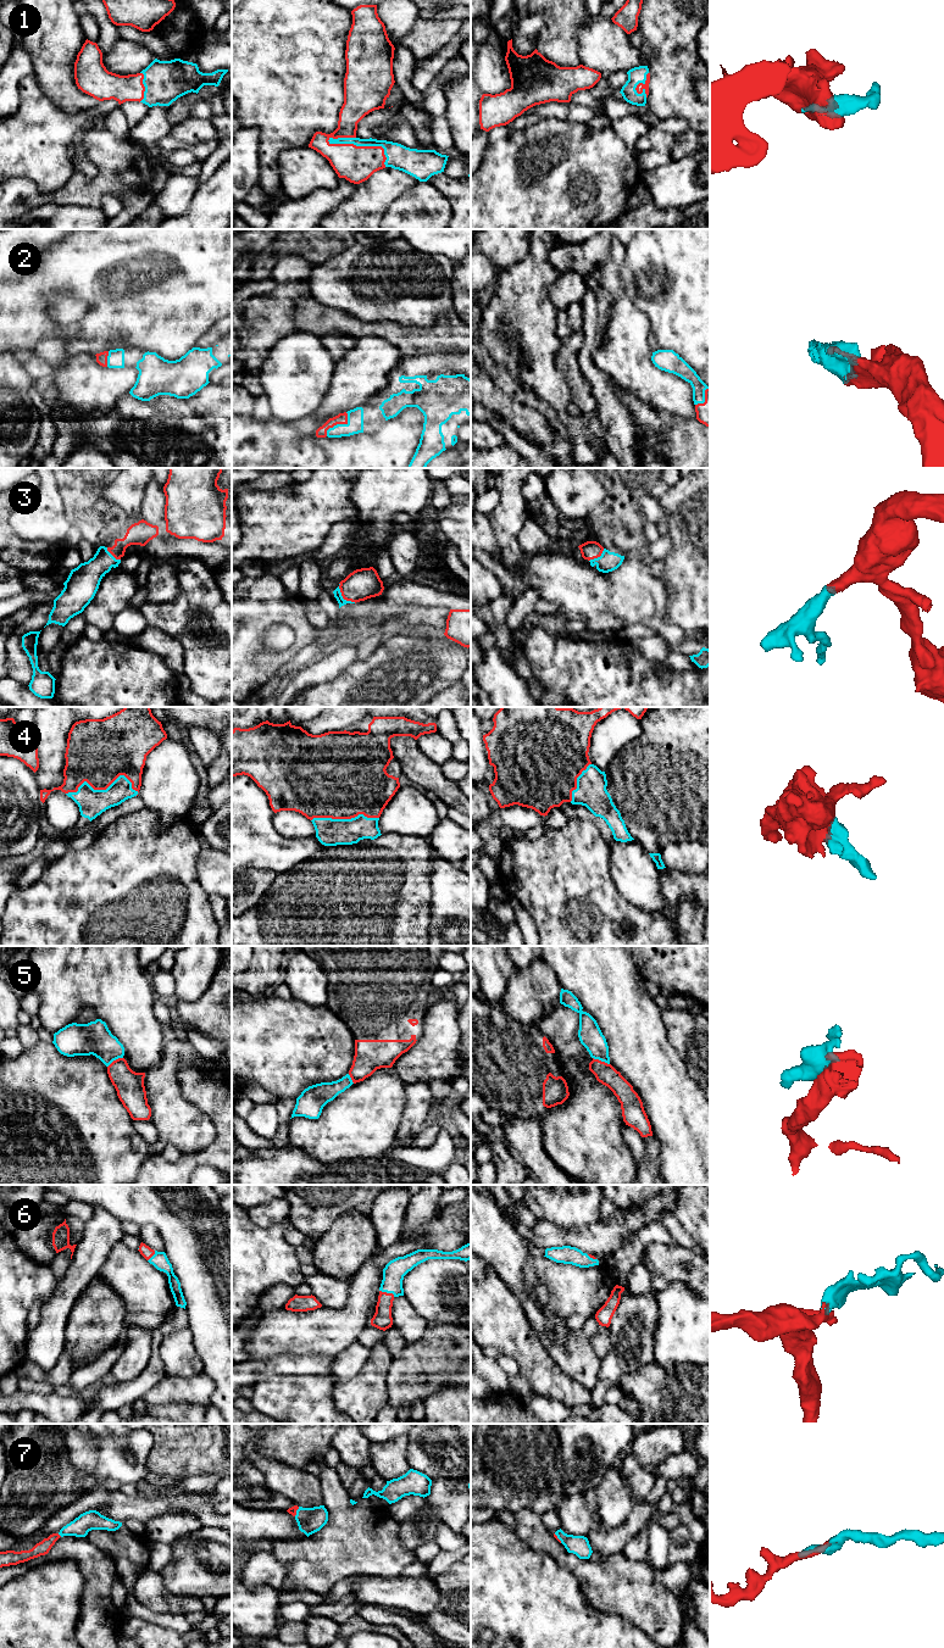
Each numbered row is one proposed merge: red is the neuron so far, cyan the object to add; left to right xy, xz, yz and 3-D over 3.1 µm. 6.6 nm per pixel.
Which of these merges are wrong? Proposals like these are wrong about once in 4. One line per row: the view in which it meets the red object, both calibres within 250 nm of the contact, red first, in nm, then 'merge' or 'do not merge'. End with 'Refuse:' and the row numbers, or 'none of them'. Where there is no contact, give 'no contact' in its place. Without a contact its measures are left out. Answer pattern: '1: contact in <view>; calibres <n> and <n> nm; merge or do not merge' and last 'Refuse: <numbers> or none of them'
1: contact in xz; calibres 240 and 160 nm; merge
2: contact in xz; calibres 80 and 110 nm; merge
3: contact in xz; calibres 200 and 50 nm; merge
4: contact in xy; calibres 420 and 180 nm; merge
5: contact in yz; calibres 140 and 160 nm; do not merge
6: contact in xz; calibres 130 and 140 nm; merge
7: contact in xy; calibres 90 and 130 nm; merge
Refuse: 5

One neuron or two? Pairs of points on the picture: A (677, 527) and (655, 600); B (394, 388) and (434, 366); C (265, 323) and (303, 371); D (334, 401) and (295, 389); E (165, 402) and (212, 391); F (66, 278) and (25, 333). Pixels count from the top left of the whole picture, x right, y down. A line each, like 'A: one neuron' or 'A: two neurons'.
A: two neurons
B: one neuron
C: two neurons
D: two neurons
E: one neuron
F: one neuron

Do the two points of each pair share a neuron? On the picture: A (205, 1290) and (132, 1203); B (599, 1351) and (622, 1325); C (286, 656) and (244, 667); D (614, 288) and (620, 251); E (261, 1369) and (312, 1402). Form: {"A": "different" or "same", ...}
{"A": "same", "B": "different", "C": "same", "D": "same", "E": "different"}

